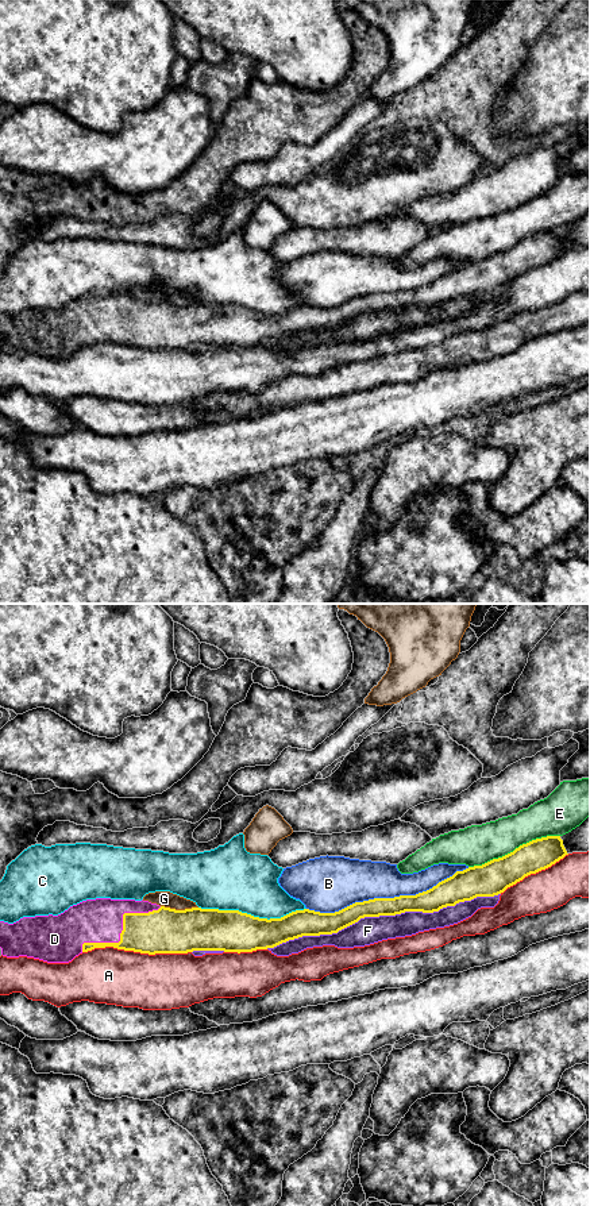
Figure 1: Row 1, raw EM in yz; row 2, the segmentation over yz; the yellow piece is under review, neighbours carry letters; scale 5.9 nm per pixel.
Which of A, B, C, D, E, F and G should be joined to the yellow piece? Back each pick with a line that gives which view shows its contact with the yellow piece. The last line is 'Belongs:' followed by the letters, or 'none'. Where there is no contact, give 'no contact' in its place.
D: yz
Belongs: D

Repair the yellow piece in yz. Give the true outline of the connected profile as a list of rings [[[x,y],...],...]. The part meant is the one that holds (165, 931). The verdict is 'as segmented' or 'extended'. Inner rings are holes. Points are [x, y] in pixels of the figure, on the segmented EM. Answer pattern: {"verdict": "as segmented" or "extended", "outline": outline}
{"verdict": "extended", "outline": [[[547,836],[522,844],[513,852],[482,866],[456,871],[452,876],[416,895],[355,902],[335,913],[304,909],[270,920],[239,910],[201,908],[176,910],[143,899],[86,899],[58,916],[23,917],[14,924],[0,921],[0,948],[1,955],[7,958],[27,956],[47,963],[69,963],[82,952],[105,947],[149,955],[193,951],[252,952],[274,948],[302,936],[338,933],[365,917],[396,916],[405,912],[433,913],[477,897],[494,897],[525,876],[551,867],[566,855],[568,854],[560,836]]]}

